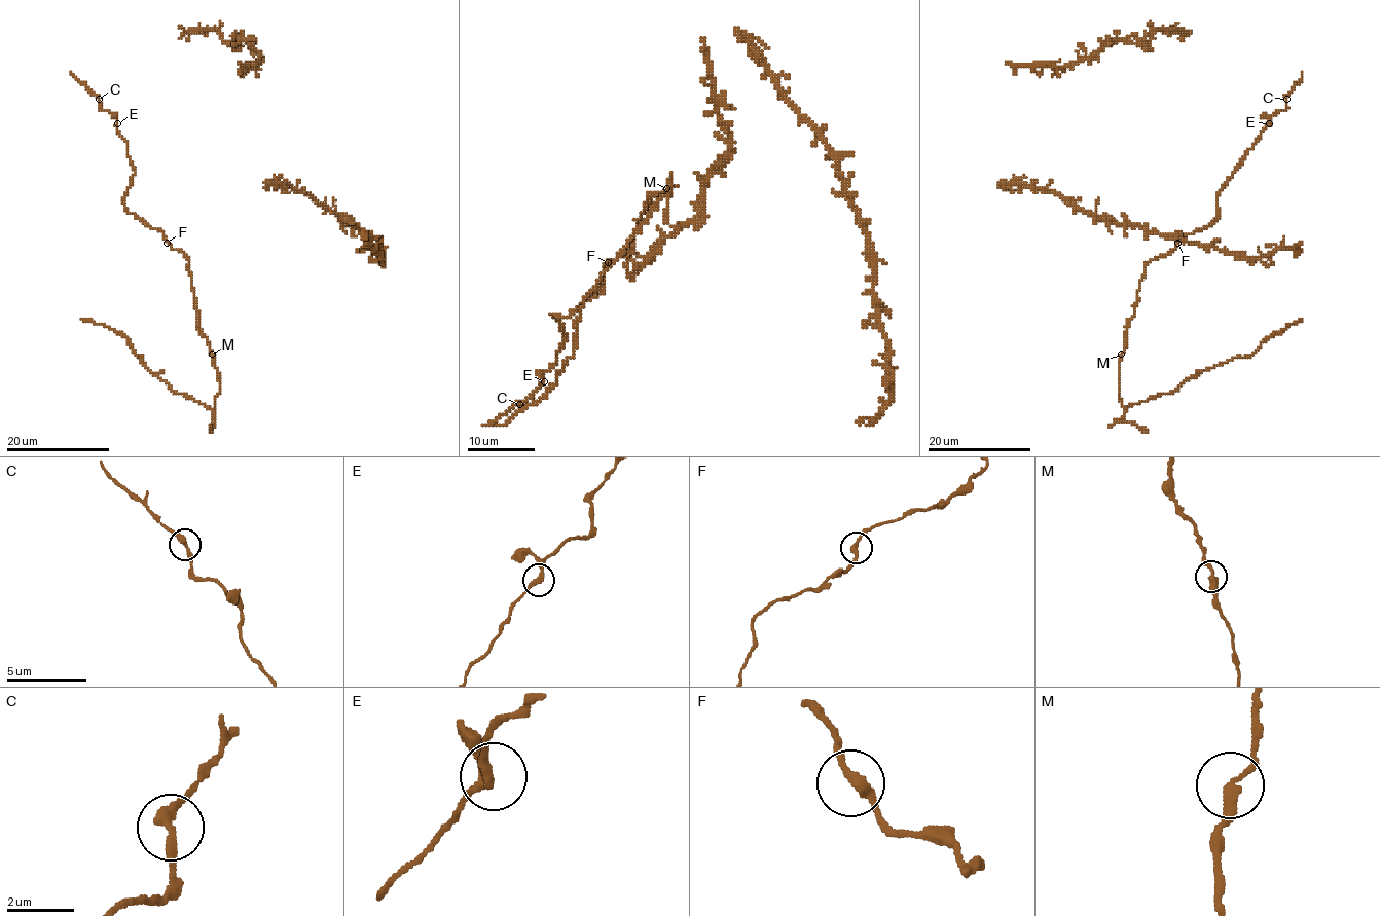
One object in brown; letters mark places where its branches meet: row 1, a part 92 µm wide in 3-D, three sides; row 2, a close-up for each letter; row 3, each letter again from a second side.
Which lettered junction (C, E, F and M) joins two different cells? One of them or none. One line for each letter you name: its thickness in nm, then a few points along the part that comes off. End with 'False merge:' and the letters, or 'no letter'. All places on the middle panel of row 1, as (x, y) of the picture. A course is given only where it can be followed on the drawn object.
False merge: no letter

